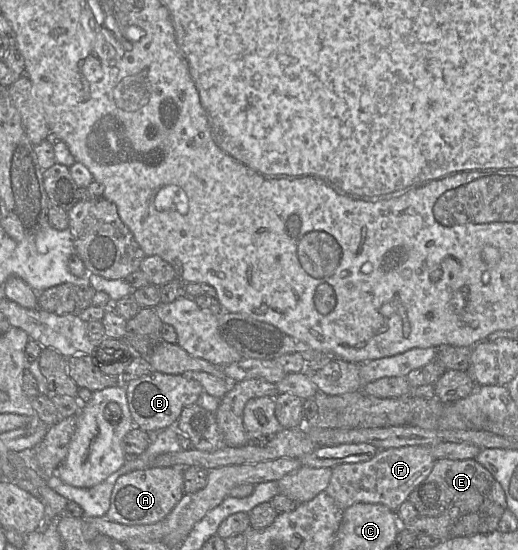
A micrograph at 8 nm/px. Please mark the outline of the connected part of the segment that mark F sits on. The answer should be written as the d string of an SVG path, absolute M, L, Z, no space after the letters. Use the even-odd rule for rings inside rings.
M404 446L379 450L368 461L340 464L332 468L326 492L342 510L356 503L370 503L385 505L396 513L412 490L430 474L435 461L431 446Z

